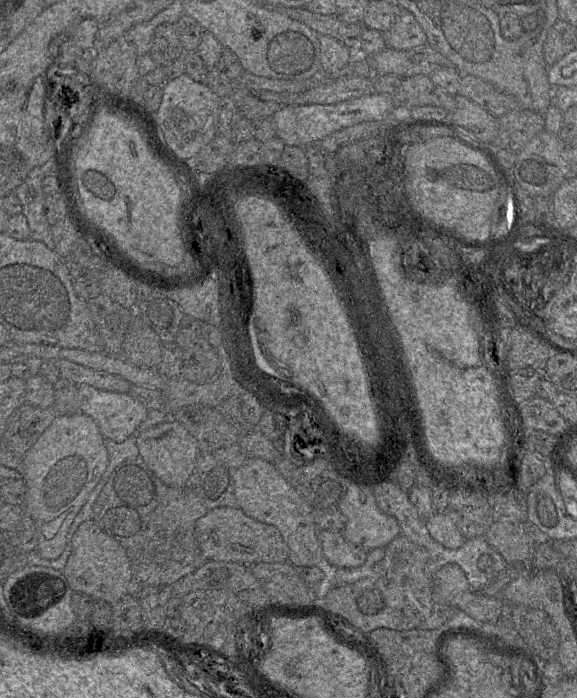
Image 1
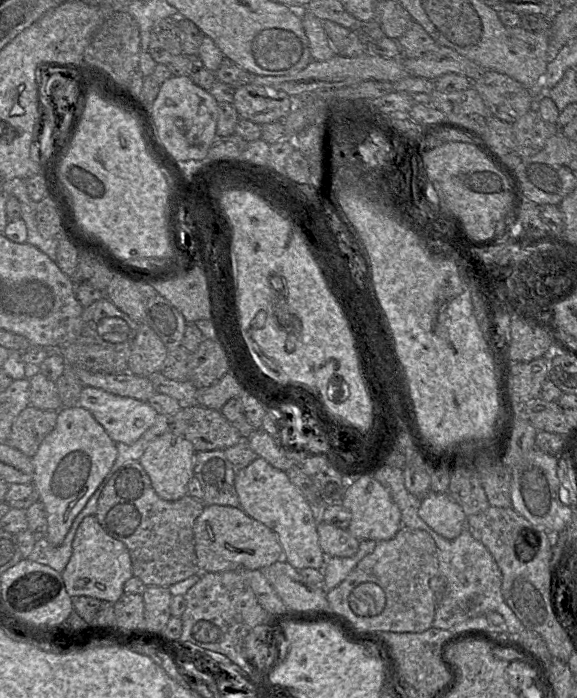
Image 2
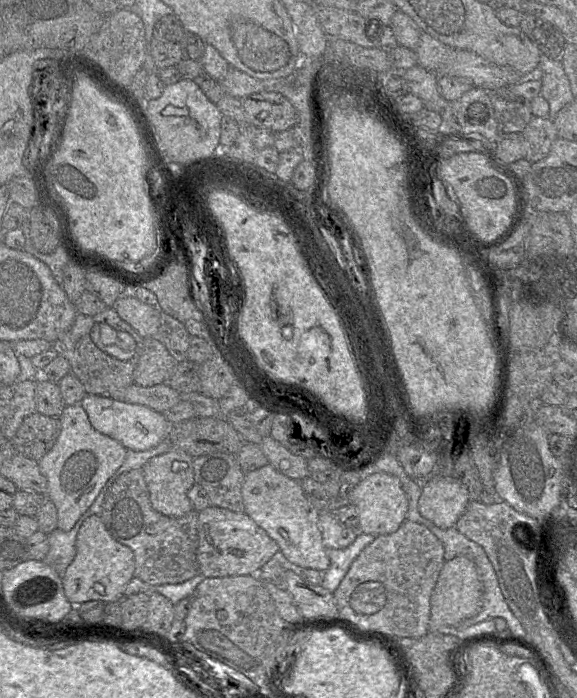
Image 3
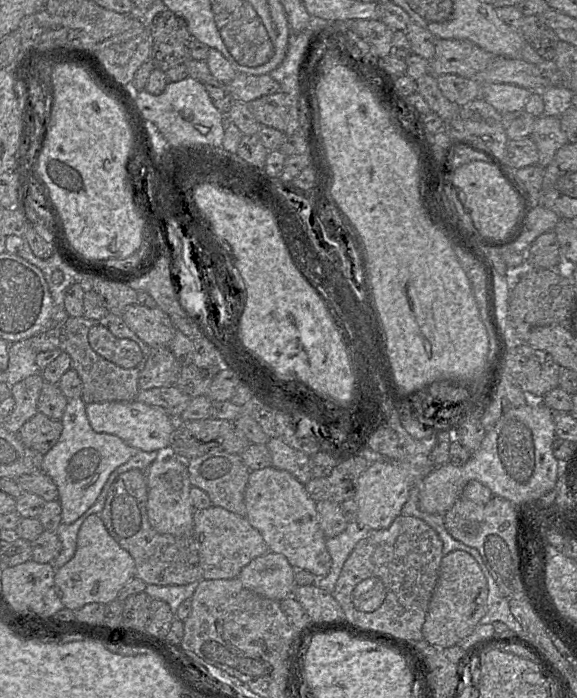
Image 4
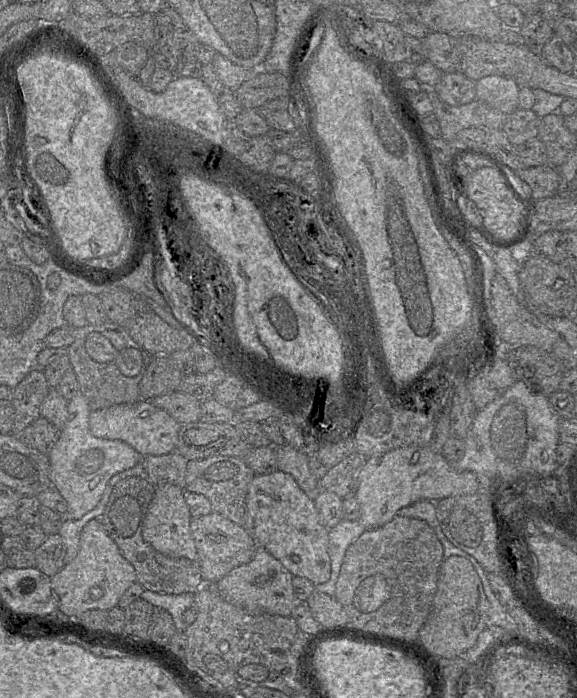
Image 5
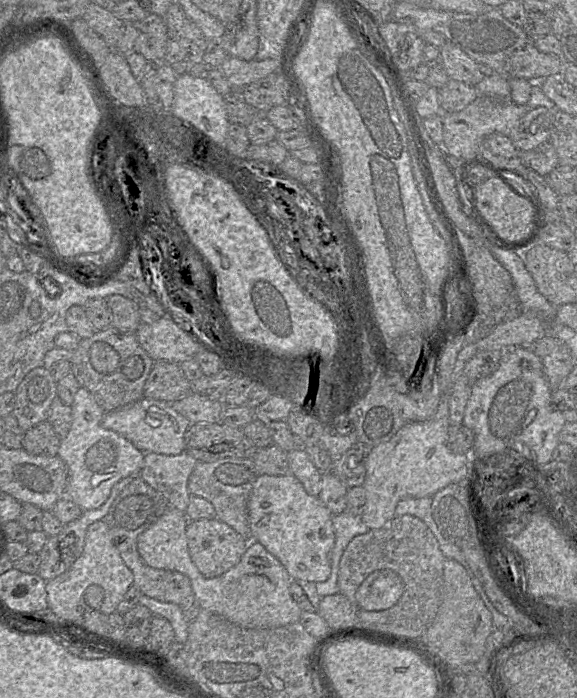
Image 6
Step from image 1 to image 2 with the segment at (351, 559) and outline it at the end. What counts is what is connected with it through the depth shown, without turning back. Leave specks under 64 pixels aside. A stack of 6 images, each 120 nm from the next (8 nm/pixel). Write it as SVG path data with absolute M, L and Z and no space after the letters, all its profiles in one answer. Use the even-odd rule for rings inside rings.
M319 520L317 532L320 547L327 557L352 557L359 550L360 540L355 538L348 529Z

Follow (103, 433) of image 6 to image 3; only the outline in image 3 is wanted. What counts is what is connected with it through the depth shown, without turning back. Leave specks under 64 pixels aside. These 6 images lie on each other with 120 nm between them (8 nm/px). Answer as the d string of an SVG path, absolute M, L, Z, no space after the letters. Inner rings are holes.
M81 404L66 405L58 418L60 435L38 465L47 480L46 496L57 509L58 528L68 532L95 501L107 480L122 466L127 449L95 430Z

